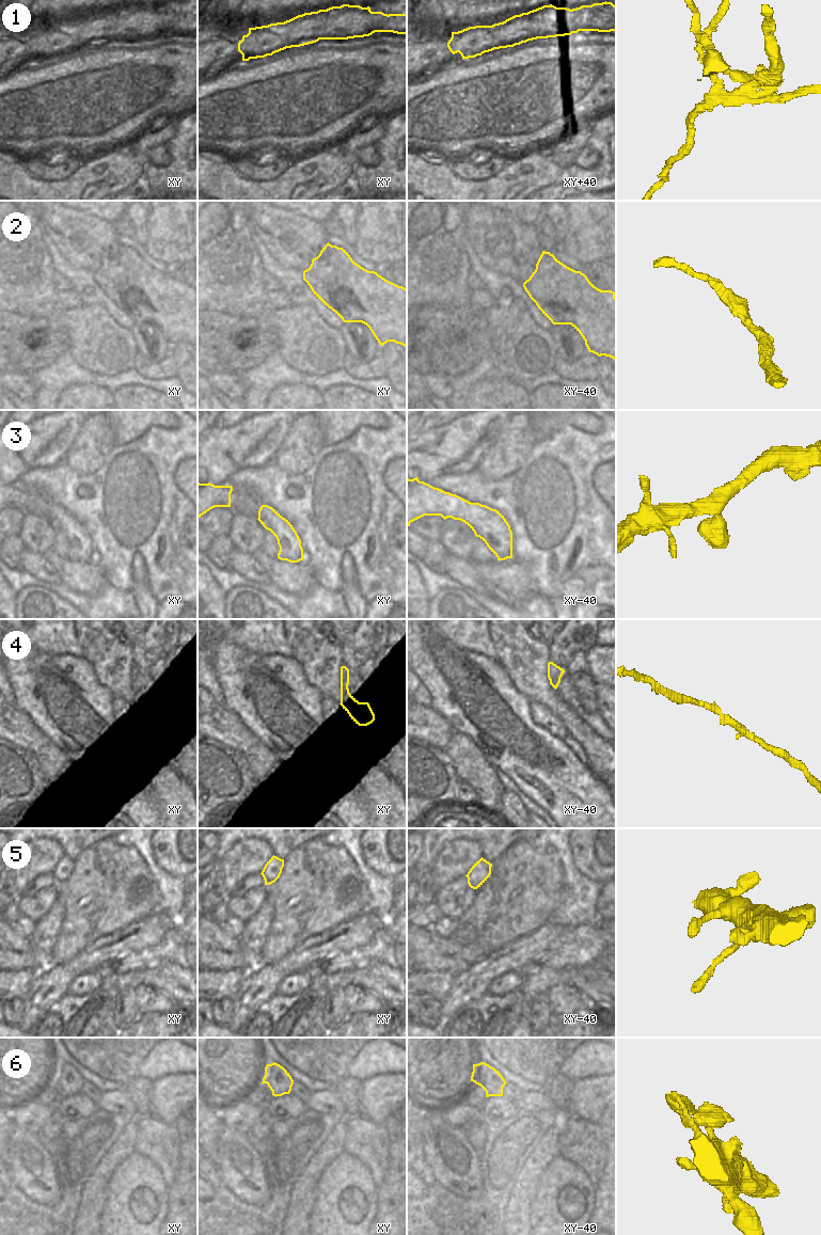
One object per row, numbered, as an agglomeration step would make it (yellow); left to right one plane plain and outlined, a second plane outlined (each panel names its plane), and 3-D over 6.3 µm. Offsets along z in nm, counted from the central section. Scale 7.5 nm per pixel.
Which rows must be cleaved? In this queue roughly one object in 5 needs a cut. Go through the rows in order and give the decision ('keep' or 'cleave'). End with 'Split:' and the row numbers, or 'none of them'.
1: cleave
2: keep
3: keep
4: keep
5: keep
6: keep
Split: 1

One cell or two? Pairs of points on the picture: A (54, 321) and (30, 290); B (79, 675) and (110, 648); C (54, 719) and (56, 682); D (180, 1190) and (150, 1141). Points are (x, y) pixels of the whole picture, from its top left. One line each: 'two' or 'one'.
A: two
B: two
C: one
D: two

